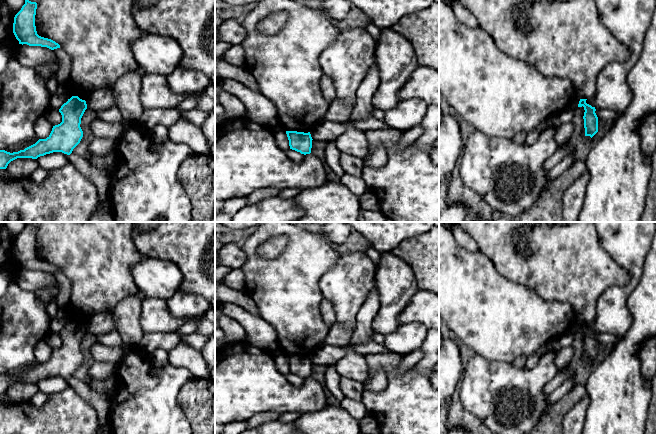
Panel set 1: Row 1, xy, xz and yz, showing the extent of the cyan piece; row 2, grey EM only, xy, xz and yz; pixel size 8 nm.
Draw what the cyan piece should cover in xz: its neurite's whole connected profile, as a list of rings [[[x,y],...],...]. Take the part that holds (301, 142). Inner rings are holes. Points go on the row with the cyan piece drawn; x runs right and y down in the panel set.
[[[286,131],[290,149],[300,152],[301,154],[310,154],[312,148],[312,137],[310,132]]]

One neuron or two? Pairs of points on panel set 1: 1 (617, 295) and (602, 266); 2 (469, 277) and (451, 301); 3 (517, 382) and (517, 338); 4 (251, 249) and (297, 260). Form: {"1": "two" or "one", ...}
{"1": "two", "2": "one", "3": "two", "4": "one"}

